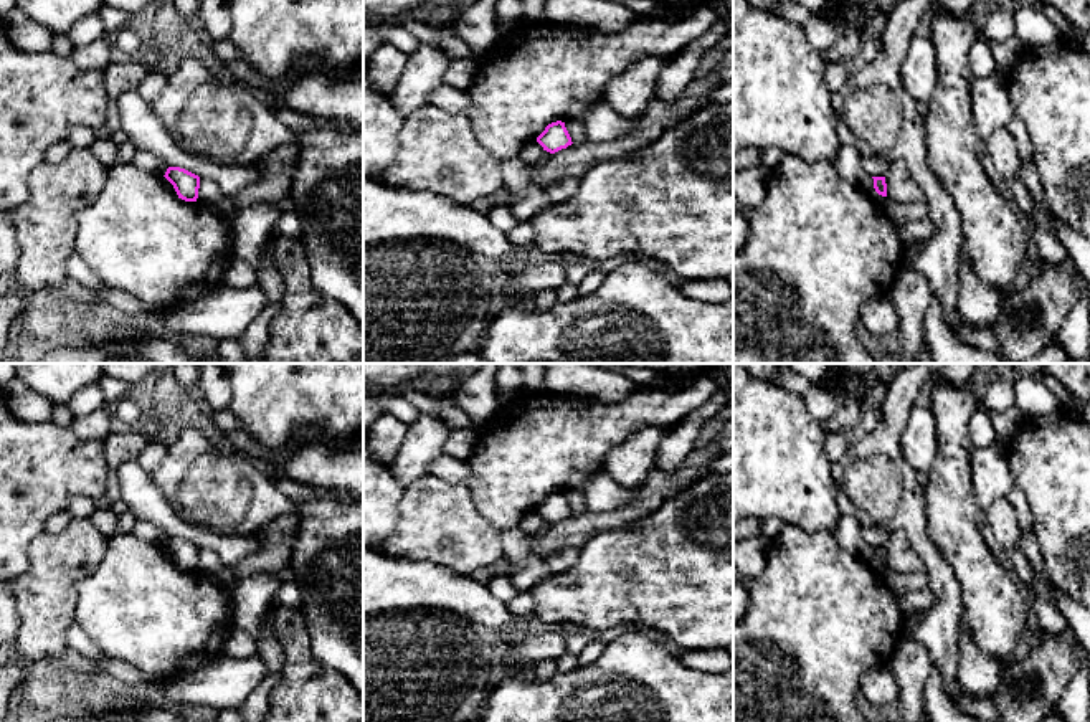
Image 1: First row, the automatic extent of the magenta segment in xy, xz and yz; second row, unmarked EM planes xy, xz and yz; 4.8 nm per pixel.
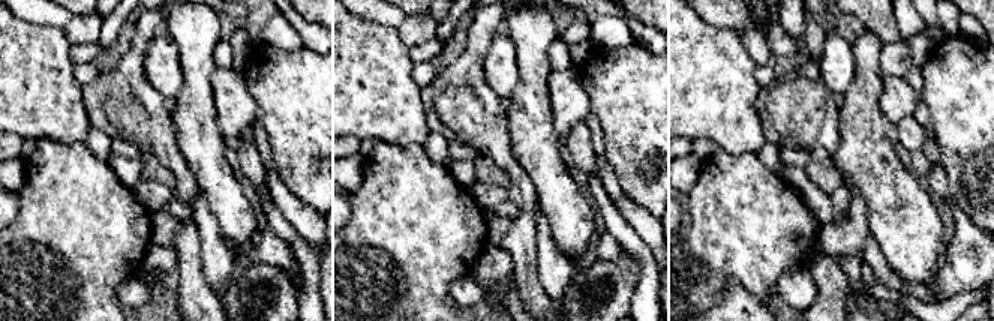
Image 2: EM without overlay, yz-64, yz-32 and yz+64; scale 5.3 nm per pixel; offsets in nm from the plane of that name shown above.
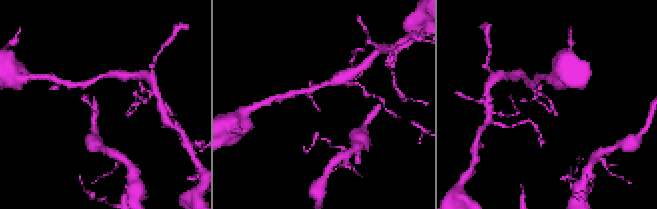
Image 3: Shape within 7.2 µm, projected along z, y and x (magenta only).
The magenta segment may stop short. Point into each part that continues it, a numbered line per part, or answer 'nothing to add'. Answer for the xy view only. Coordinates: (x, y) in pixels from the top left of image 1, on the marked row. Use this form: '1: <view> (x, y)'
nothing to add

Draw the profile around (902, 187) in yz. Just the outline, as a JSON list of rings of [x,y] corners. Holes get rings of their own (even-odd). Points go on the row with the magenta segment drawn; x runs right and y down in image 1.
[[[892,160],[884,177],[887,183],[887,200],[900,203],[915,203],[926,200],[923,188],[912,177],[902,160]]]

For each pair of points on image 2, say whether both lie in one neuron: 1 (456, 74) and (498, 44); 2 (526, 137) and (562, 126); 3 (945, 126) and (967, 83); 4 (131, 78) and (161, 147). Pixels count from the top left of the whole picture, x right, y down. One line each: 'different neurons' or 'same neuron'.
1: different neurons
2: different neurons
3: same neuron
4: same neuron

